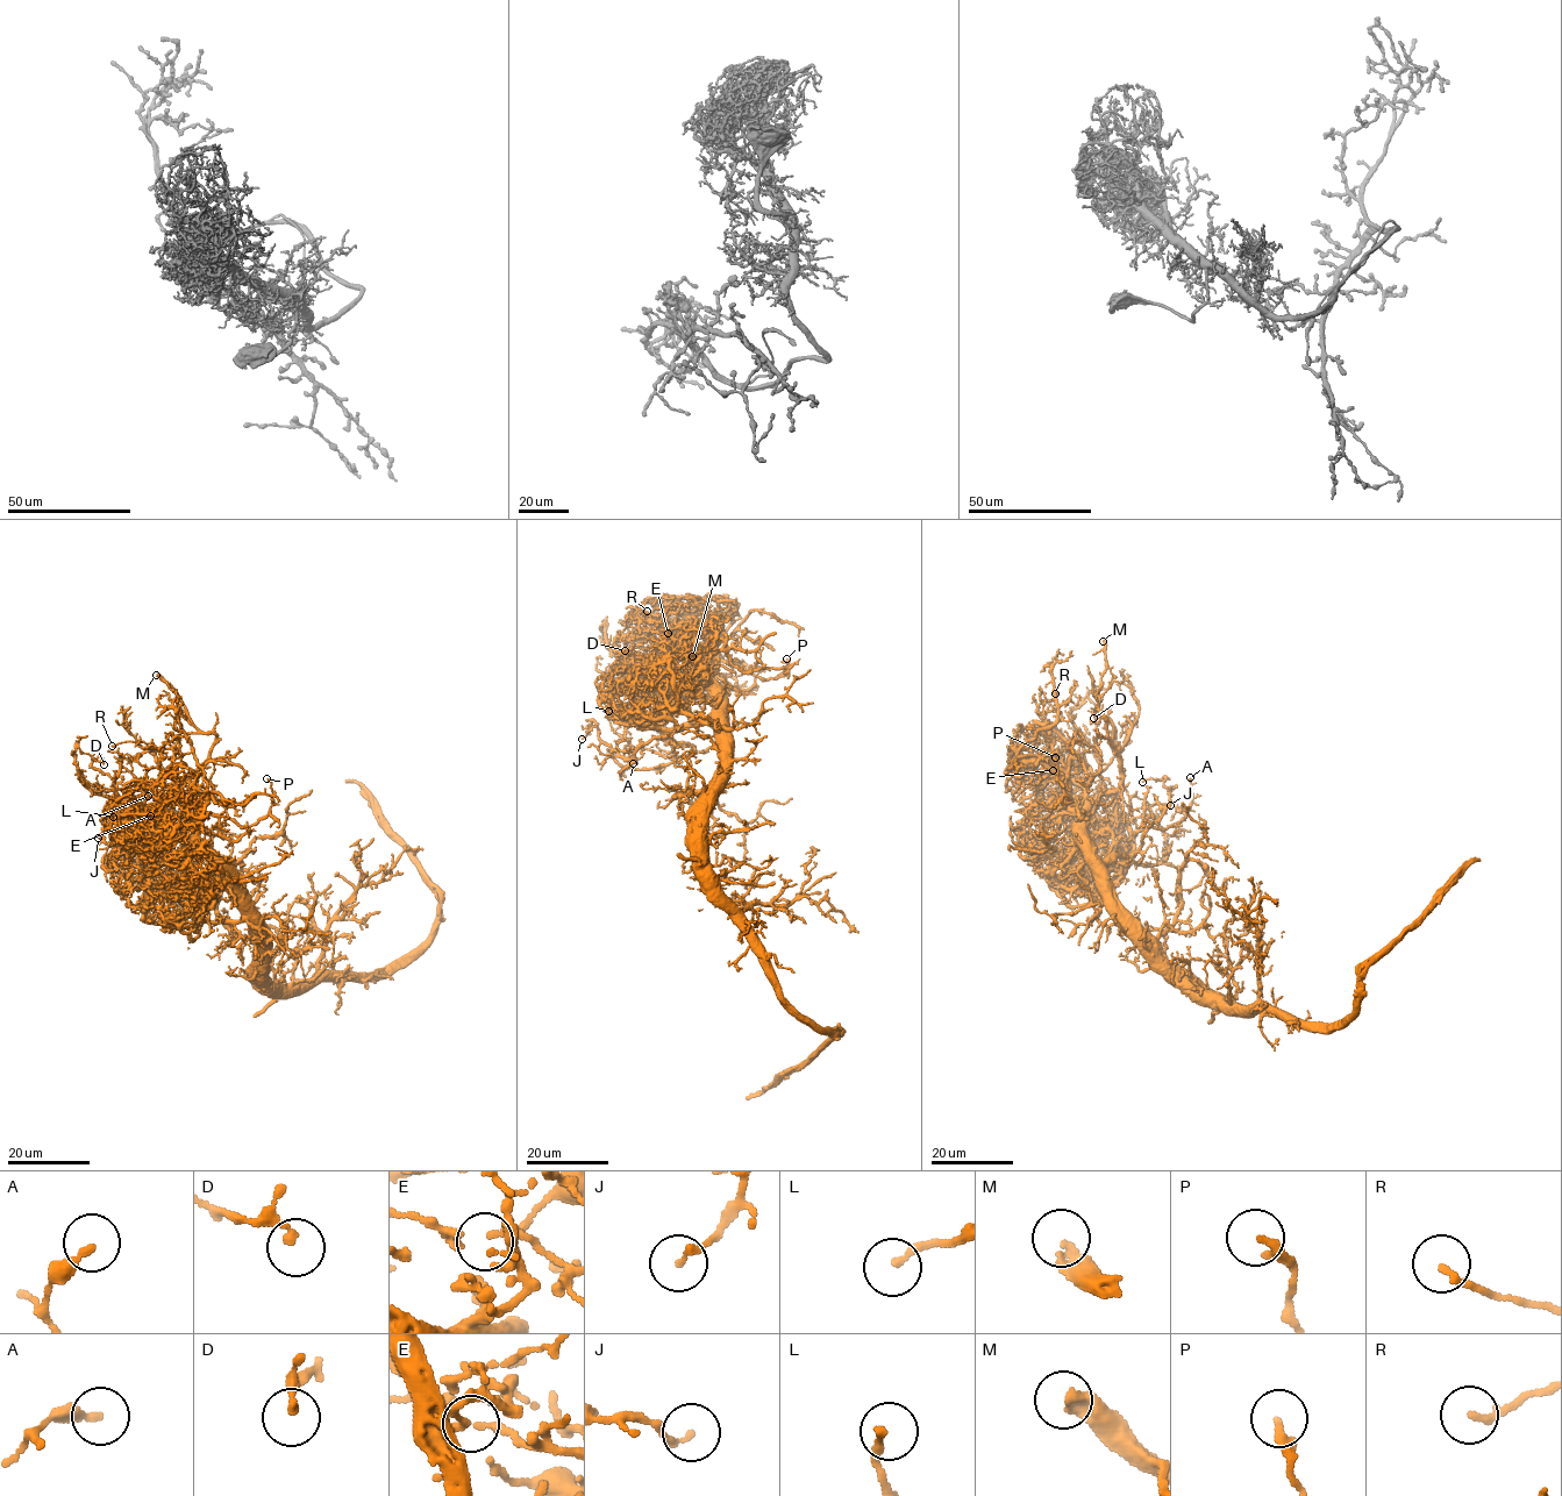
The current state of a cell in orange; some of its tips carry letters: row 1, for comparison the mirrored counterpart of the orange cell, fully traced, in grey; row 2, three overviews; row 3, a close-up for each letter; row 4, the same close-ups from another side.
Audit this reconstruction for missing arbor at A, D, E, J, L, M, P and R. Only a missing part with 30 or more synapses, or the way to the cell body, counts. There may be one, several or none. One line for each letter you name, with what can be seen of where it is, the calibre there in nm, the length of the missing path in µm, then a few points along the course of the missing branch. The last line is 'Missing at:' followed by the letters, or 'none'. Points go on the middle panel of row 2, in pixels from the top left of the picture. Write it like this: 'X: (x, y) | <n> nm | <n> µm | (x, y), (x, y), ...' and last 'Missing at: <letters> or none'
M: (692, 656) | 360 nm | 10 µm | (692, 656), (668, 661), (664, 665), (667, 674)
Missing at: M

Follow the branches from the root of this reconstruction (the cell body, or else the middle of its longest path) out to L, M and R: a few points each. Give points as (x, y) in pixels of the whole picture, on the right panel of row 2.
L: (1190, 988), (1104, 875), (1113, 859), (1138, 850), (1169, 806), (1165, 777), (1142, 782)
M: (1190, 988), (1120, 905), (1085, 835), (1091, 805), (1120, 779), (1118, 753), (1097, 706), (1106, 660), (1103, 641)
R: (1190, 988), (1111, 891), (1106, 869), (1070, 797), (1070, 750), (1039, 711), (1045, 699), (1056, 698), (1055, 693)

